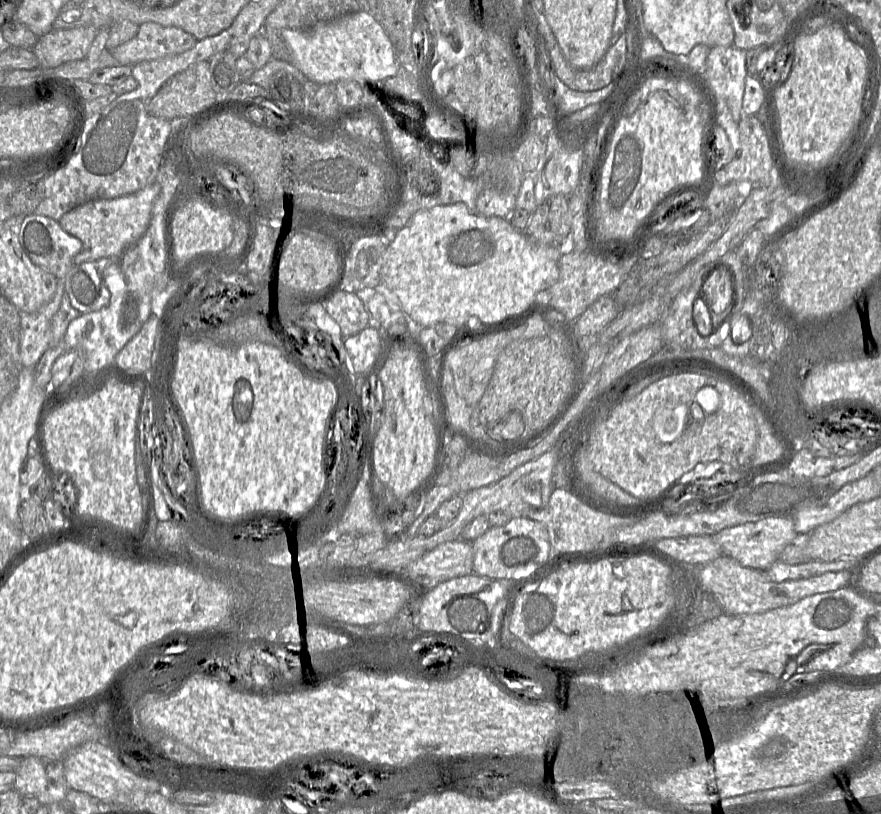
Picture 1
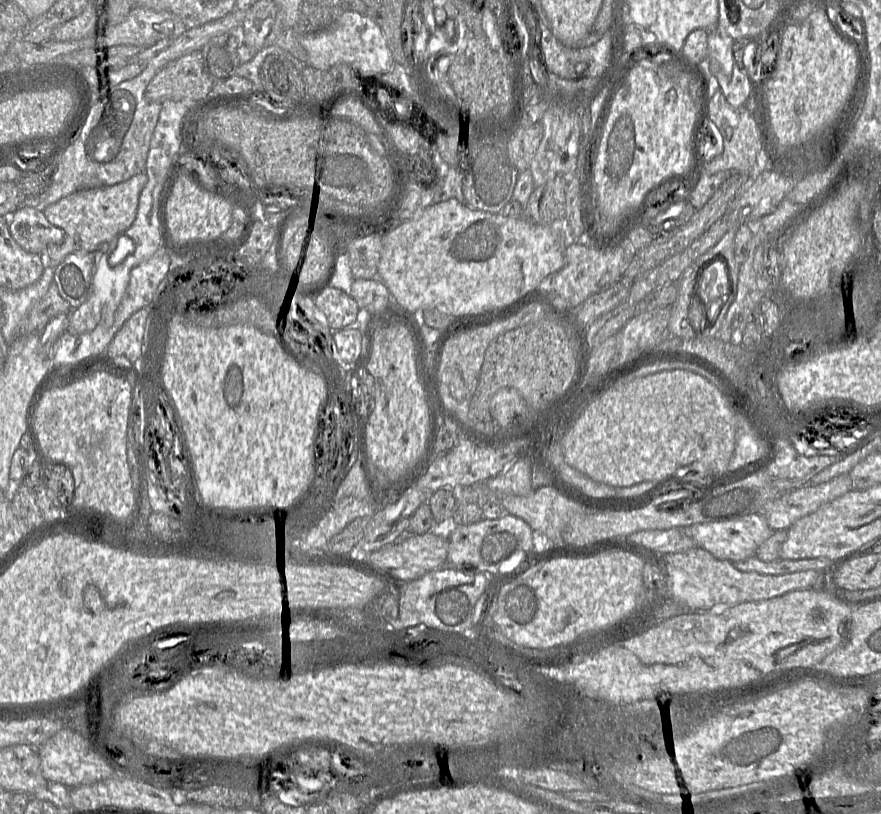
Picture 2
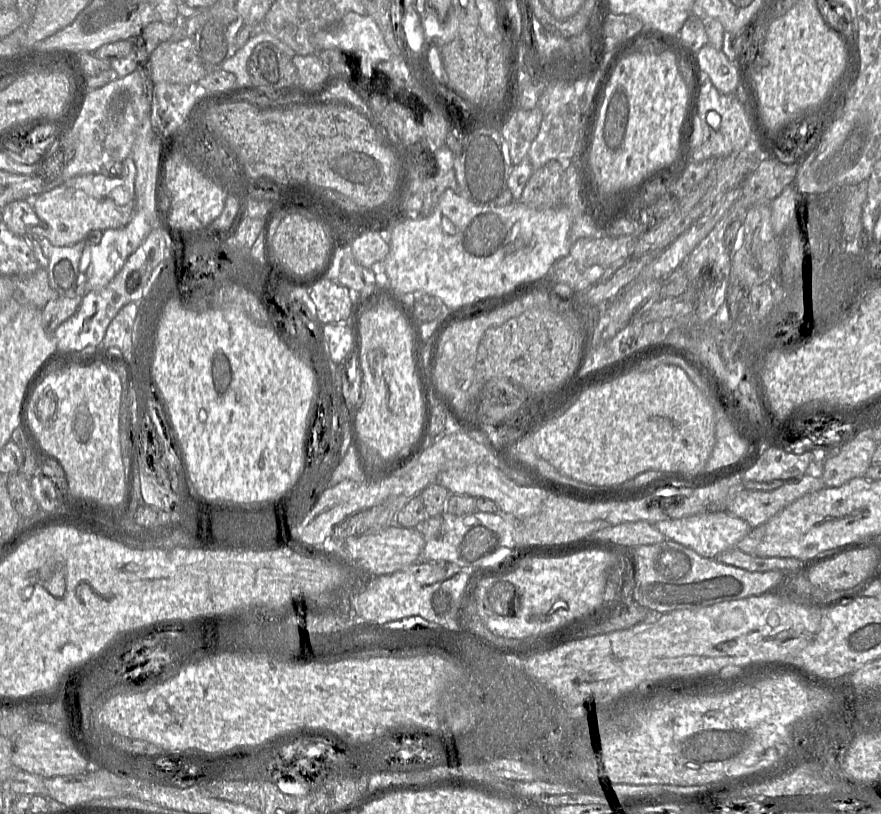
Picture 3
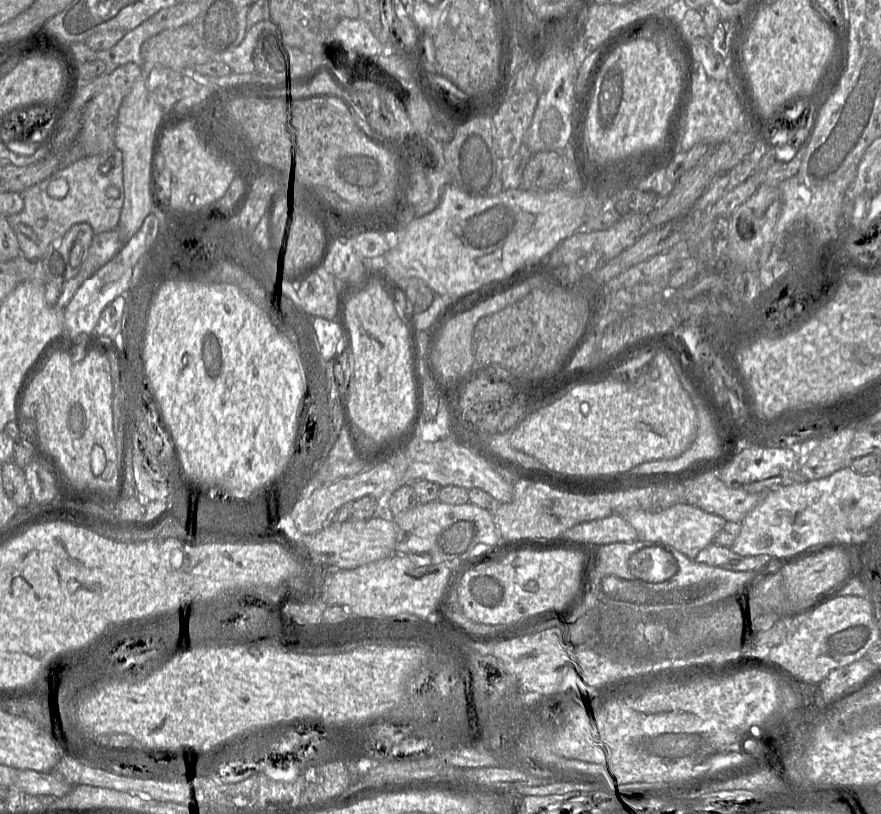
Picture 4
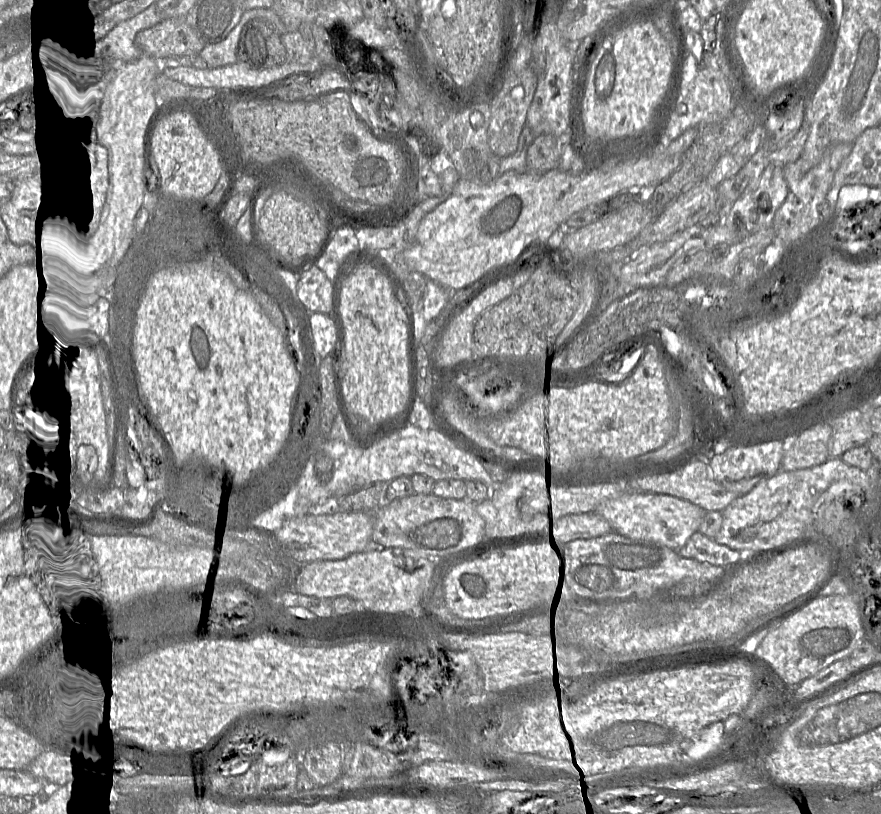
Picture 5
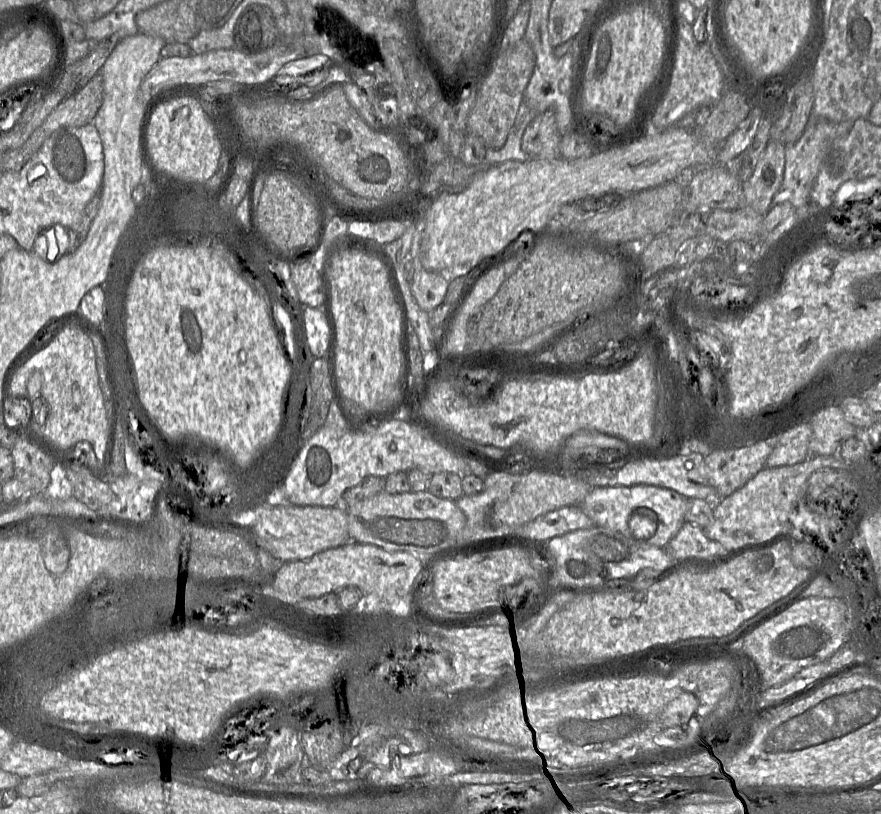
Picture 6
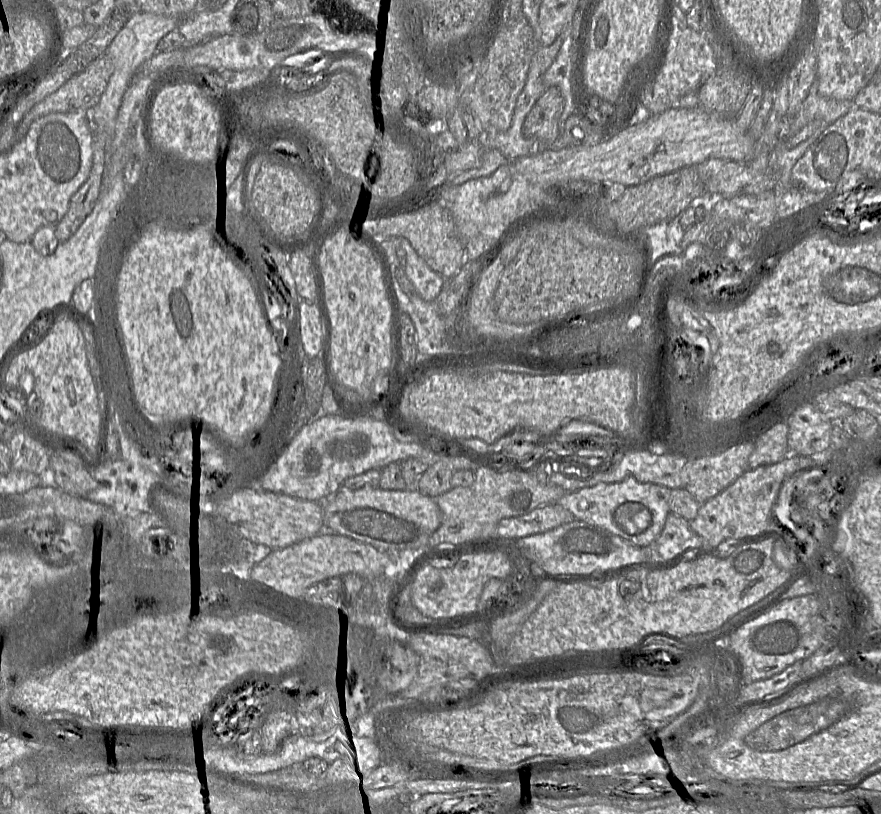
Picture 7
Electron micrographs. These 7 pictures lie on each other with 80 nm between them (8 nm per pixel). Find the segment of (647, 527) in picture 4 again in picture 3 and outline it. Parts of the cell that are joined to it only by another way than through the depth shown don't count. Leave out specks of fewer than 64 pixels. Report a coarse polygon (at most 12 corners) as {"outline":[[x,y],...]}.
{"outline":[[726,511],[664,520],[668,539],[715,559],[753,529]]}

